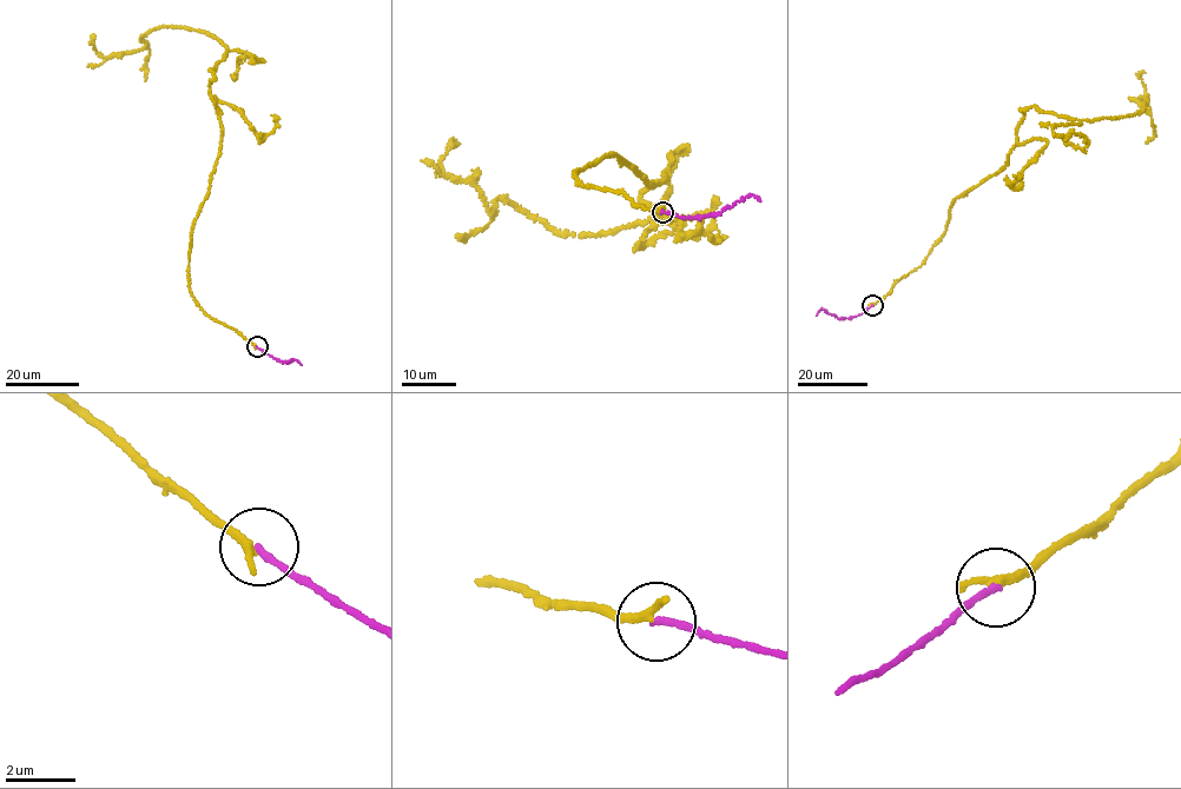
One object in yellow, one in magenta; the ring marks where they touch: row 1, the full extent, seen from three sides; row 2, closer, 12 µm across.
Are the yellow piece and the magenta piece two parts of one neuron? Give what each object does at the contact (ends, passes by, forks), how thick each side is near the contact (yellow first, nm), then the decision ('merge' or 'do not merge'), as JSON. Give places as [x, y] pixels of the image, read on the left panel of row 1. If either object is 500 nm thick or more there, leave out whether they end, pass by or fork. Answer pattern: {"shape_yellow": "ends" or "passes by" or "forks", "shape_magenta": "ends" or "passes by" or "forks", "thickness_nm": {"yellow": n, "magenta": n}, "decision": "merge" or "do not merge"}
{"shape_yellow": "ends", "shape_magenta": "ends", "thickness_nm": {"yellow": 300, "magenta": 200}, "decision": "do not merge"}

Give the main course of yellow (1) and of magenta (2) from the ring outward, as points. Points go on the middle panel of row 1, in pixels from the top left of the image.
1: (661, 211), (575, 173), (612, 153), (657, 185), (686, 150), (658, 213), (579, 236), (489, 210), (453, 147)
2: (661, 211), (700, 219), (716, 214), (749, 196), (758, 197), (759, 201)

